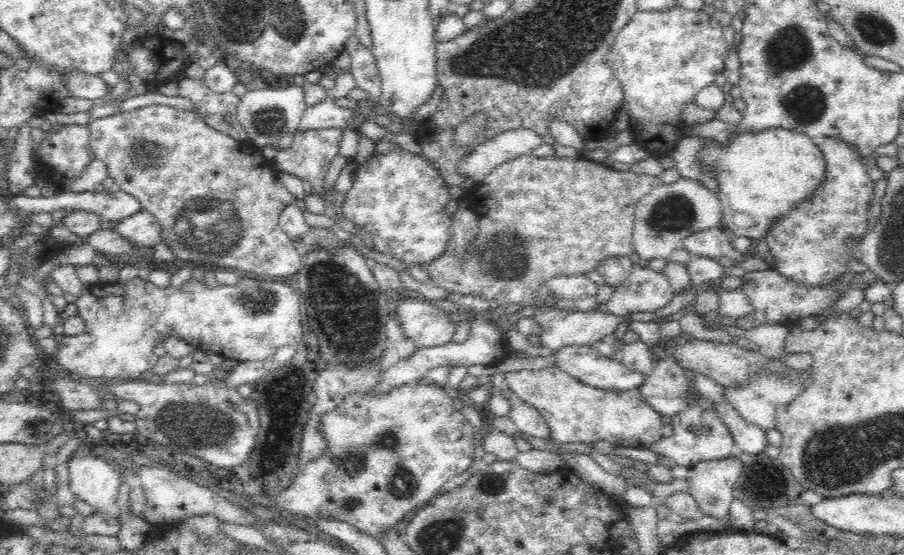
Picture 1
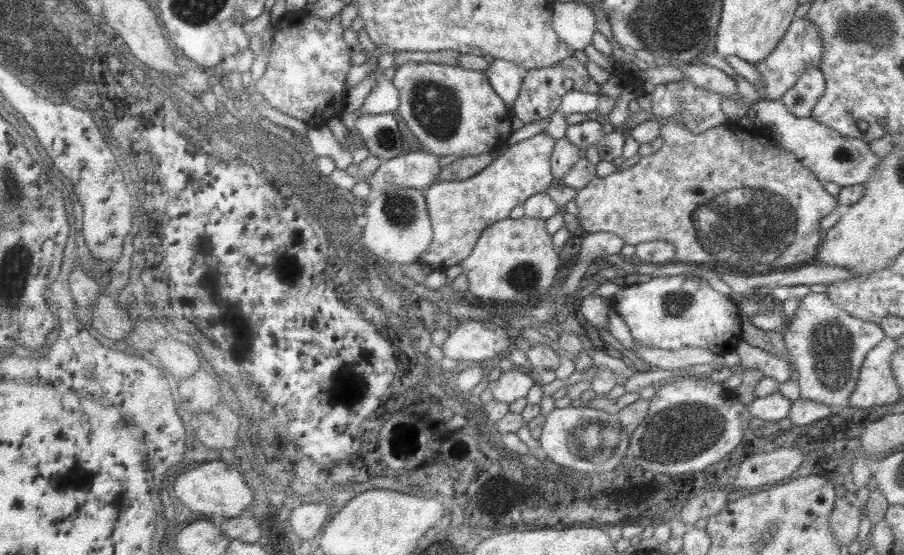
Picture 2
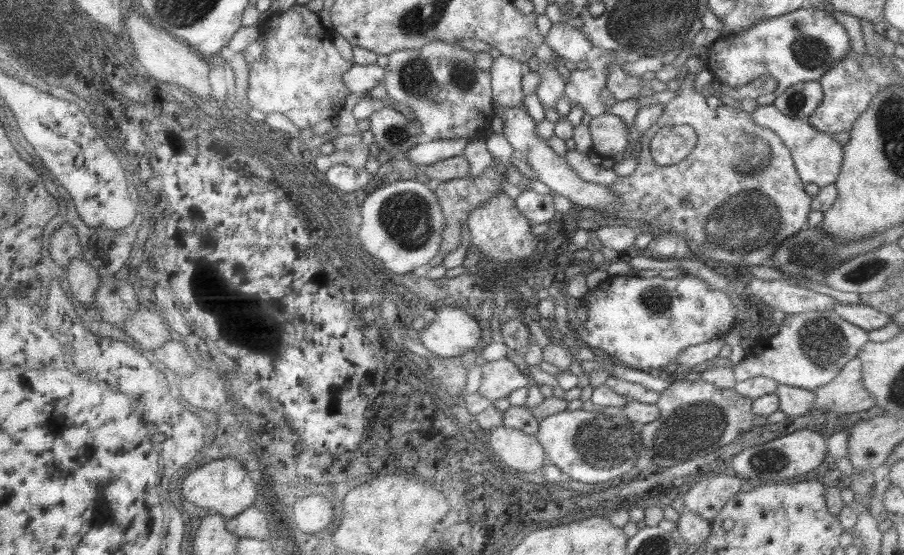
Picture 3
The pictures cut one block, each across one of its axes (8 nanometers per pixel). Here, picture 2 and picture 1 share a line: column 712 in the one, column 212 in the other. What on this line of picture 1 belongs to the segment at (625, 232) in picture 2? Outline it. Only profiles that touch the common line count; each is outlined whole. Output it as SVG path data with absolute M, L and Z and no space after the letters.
M149 104L142 108L124 113L105 116L101 119L89 122L90 146L94 156L107 166L107 175L116 181L115 188L123 190L138 199L142 210L150 212L158 221L161 228L161 240L172 250L175 261L196 262L196 264L210 264L218 268L230 269L237 272L252 272L260 278L280 278L280 276L292 276L301 269L301 256L296 251L292 240L280 228L279 218L282 210L292 205L294 196L274 177L275 171L271 168L270 161L264 158L261 149L255 147L250 140L236 140L226 133L214 130L204 122L204 119L196 111L176 108L170 105Z

